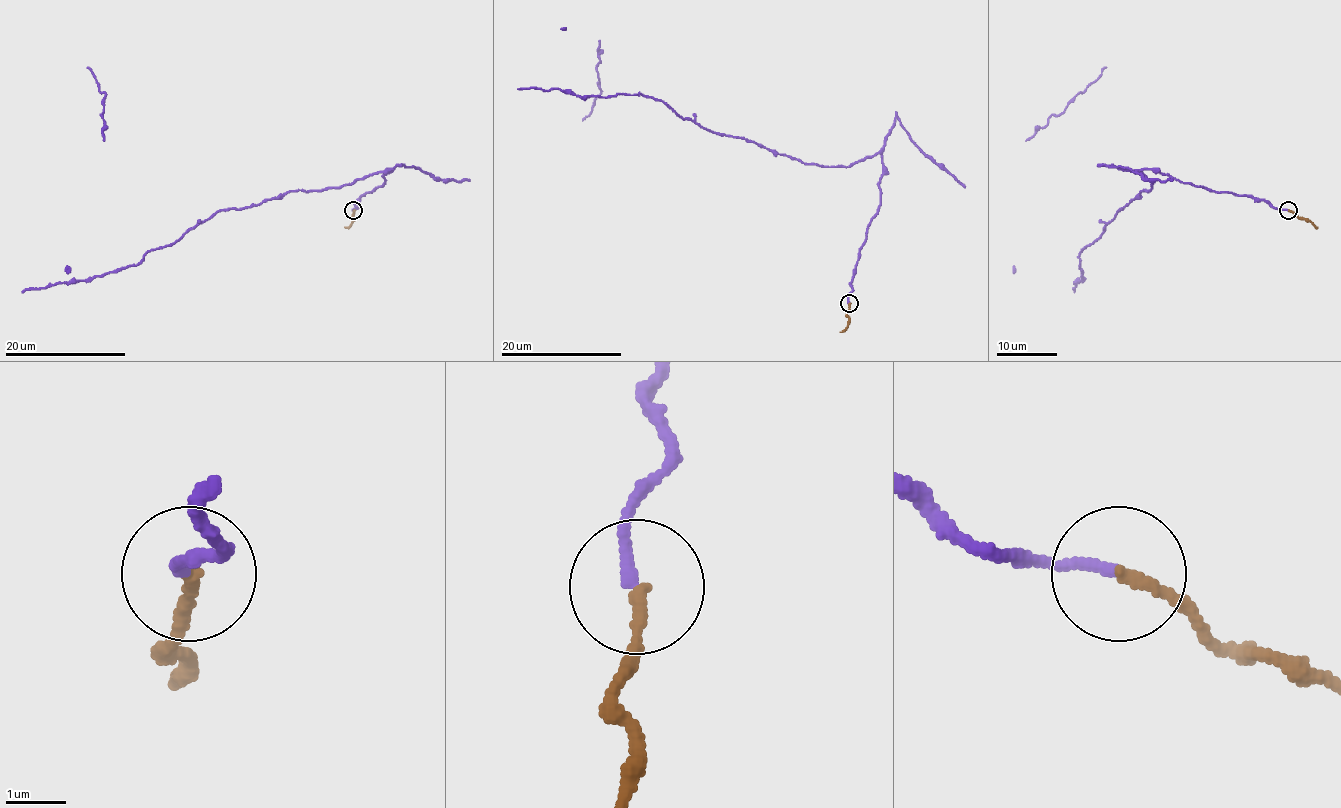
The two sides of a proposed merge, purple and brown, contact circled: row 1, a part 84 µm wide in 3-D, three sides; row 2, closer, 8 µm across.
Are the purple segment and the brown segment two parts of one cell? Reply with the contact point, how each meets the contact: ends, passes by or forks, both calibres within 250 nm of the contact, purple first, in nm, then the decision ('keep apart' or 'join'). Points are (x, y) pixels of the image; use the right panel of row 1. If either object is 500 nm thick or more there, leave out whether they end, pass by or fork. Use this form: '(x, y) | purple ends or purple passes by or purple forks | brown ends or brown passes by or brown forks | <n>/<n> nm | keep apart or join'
(1288, 210) | purple ends | brown ends | 180/200 nm | join

